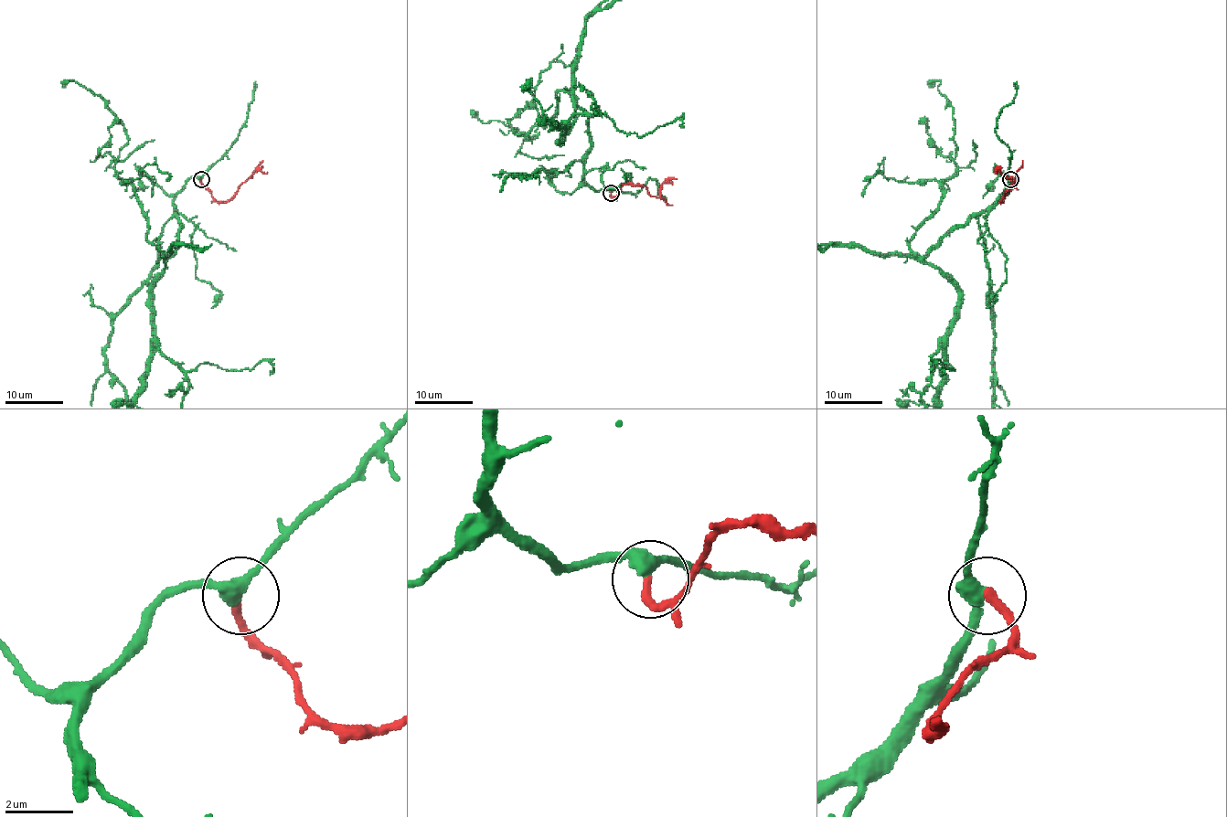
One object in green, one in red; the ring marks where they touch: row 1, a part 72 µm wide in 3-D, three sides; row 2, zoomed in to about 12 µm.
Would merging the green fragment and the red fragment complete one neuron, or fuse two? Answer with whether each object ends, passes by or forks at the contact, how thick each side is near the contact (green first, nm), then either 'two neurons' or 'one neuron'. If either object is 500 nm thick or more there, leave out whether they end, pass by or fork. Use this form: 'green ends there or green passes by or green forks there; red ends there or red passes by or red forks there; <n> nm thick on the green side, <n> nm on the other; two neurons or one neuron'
green passes by; red ends there; 360 nm thick on the green side, 240 nm on the other; one neuron

